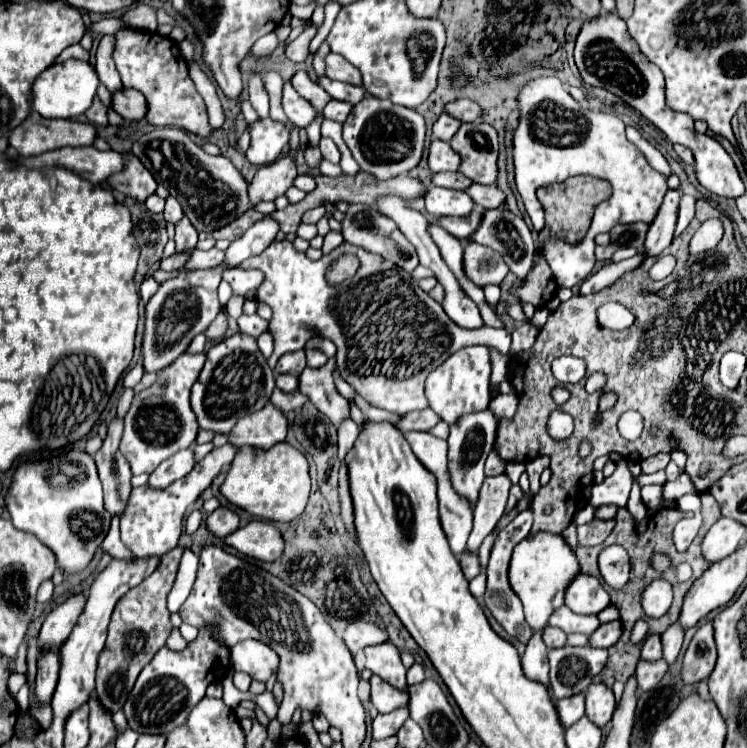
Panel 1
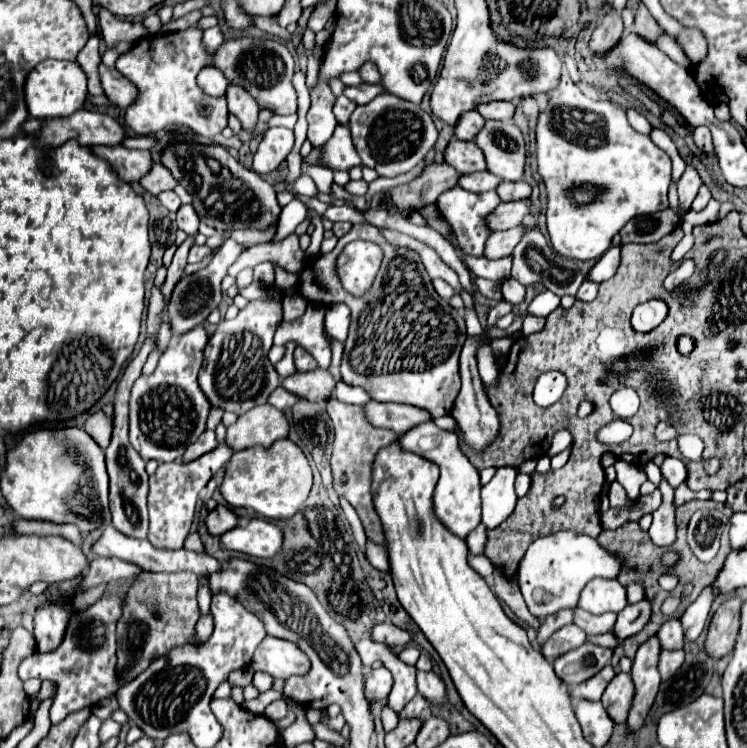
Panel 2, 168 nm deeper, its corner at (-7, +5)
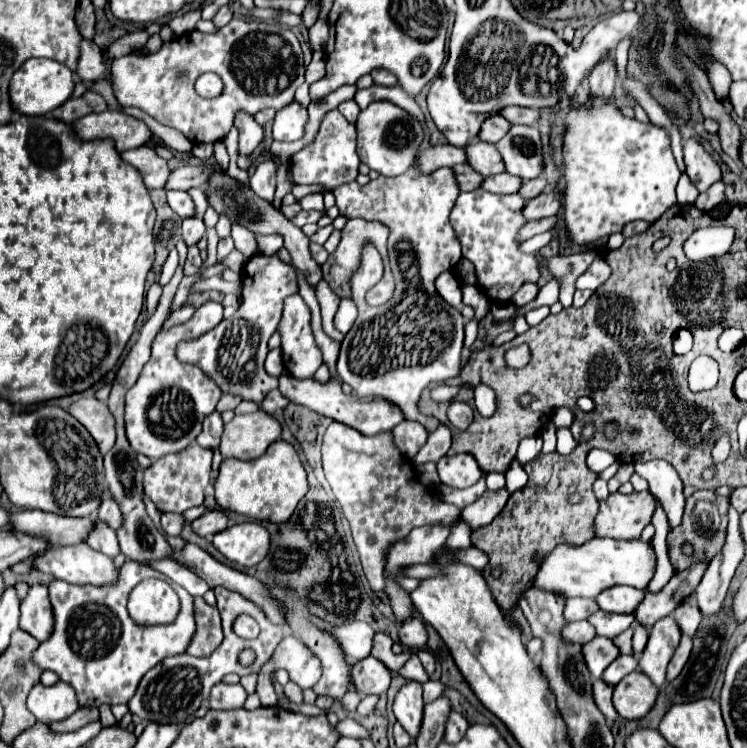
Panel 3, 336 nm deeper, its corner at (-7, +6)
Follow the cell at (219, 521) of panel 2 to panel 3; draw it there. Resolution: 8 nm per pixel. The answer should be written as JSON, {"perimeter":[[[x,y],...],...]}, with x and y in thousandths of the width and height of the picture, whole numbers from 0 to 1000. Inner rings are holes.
{"perimeter":[[[281,682],[257,698],[257,709],[270,719],[281,719],[281,717],[292,714],[295,709],[300,709],[303,698],[305,698],[305,693],[297,682]]]}

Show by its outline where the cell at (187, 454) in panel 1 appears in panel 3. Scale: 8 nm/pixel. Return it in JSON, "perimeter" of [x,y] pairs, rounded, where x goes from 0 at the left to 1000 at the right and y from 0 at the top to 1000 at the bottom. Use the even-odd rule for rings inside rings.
{"perimeter":[[[284,551],[273,559],[273,572],[268,578],[268,583],[262,586],[262,591],[273,599],[289,599],[295,594],[295,583],[297,583],[297,572],[300,572],[300,564],[297,564],[297,556],[295,551]]]}

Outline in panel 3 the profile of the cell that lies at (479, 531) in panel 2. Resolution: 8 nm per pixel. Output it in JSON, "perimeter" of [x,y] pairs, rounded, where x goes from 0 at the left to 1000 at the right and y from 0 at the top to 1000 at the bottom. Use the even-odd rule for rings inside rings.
{"perimeter":[[[677,652],[664,655],[664,660],[659,660],[659,655],[651,655],[637,671],[627,674],[618,682],[618,693],[632,703],[632,709],[651,703],[659,698],[659,693],[664,693],[672,684],[680,663],[683,663],[683,658]]]}

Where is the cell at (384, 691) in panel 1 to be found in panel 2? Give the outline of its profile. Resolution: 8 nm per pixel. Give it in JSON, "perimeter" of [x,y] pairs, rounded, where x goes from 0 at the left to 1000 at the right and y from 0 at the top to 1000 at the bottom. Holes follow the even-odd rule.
{"perimeter":[[[509,892],[509,894],[490,894],[487,897],[490,905],[490,929],[498,937],[514,937],[519,934],[522,924],[525,924],[525,902],[519,894]]]}

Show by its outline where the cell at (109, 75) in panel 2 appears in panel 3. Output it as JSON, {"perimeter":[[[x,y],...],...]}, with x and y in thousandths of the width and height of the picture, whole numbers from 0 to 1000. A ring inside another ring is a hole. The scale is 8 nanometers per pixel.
{"perimeter":[[[123,53],[107,56],[107,78],[102,102],[110,110],[129,110],[131,104],[147,104],[147,91],[139,83],[137,67]]]}

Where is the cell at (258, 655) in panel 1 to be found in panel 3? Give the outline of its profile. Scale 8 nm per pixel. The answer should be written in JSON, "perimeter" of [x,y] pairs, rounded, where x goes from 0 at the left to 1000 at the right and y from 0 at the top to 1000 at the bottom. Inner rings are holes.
{"perimeter":[[[383,850],[372,861],[364,880],[351,890],[348,906],[356,909],[361,898],[372,893],[386,896],[388,909],[396,912],[402,920],[418,920],[431,904],[428,880],[423,880],[423,874],[418,874],[418,869],[412,869],[412,864],[407,864],[407,858],[394,850]]]}

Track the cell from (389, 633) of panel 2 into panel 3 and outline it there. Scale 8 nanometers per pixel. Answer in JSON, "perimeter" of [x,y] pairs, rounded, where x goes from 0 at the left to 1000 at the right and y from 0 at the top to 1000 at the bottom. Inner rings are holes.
{"perimeter":[[[562,824],[541,832],[533,848],[535,848],[535,858],[546,869],[552,869],[552,866],[568,866],[570,858],[573,858],[573,837],[570,837],[570,832]]]}

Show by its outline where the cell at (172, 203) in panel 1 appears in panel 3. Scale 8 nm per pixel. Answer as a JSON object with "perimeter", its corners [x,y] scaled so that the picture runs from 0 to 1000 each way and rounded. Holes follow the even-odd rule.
{"perimeter":[[[268,289],[249,291],[249,294],[244,297],[244,318],[246,318],[246,324],[249,324],[252,329],[265,326],[268,318],[273,316],[273,310],[276,310],[276,302],[273,302],[273,297],[270,297]]]}

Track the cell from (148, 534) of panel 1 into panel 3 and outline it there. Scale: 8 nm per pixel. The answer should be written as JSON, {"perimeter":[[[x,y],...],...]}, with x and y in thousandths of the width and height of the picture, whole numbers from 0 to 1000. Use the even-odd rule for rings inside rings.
{"perimeter":[[[252,596],[241,607],[225,607],[220,612],[206,615],[193,628],[193,660],[203,666],[214,684],[236,684],[244,687],[252,679],[270,676],[273,671],[273,652],[281,644],[281,626],[284,626],[284,602],[270,596]]]}

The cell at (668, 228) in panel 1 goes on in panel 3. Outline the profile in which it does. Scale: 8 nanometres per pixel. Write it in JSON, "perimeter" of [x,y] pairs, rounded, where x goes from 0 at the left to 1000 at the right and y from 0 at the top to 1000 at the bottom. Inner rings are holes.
{"perimeter":[[[921,184],[916,190],[916,214],[918,214],[918,233],[929,241],[937,257],[950,251],[956,243],[967,238],[967,227],[953,206],[945,201],[937,184]]]}

